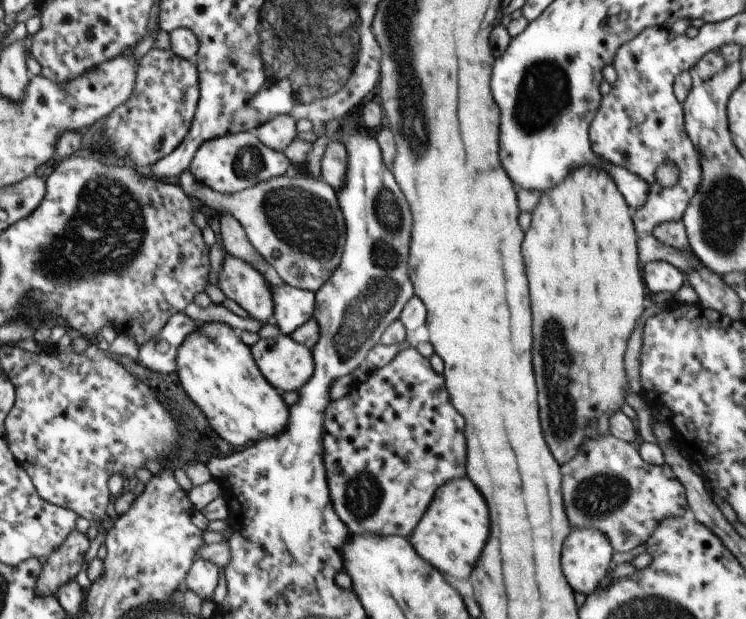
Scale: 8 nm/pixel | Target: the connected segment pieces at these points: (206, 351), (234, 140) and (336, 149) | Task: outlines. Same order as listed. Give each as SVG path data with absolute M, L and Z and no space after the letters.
M199 323L178 349L176 374L192 402L228 444L247 446L286 430L290 407L260 372L251 347L227 324Z
M244 131L227 134L201 144L187 170L198 182L223 195L229 195L259 182L286 175L291 164L283 152L268 148L253 132Z
M332 141L325 150L321 160L321 178L337 193L342 190L347 173L347 150L338 142Z

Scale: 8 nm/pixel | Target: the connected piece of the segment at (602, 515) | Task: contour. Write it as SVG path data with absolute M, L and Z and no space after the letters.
M612 434L586 439L572 460L562 466L562 496L570 524L574 524L574 528L598 529L609 538L613 552L630 552L644 544L664 519L690 514L685 488L670 466L666 463L649 465L641 459L638 446Z

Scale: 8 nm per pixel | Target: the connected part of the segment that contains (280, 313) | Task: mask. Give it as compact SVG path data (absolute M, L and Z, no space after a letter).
M290 285L273 288L274 314L272 320L282 335L291 335L314 316L315 293L297 289Z

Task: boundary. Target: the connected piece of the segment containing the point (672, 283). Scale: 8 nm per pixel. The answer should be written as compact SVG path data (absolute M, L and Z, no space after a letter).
M666 261L646 263L642 270L643 281L648 294L657 292L676 293L684 284L684 273Z

